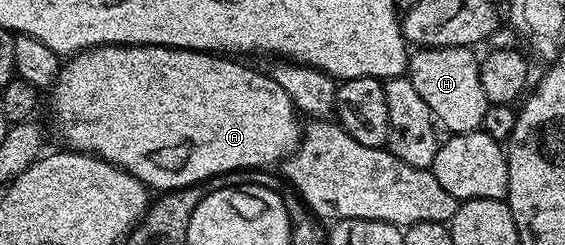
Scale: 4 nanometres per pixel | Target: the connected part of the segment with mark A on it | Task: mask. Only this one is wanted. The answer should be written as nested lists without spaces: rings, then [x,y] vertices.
[[[91,46],[88,50],[81,51],[80,54],[72,55],[62,65],[61,70],[57,73],[57,81],[53,83],[51,87],[51,93],[53,93],[53,118],[57,121],[57,130],[66,138],[68,149],[75,150],[83,154],[96,154],[98,158],[107,160],[111,164],[115,164],[120,170],[126,170],[128,174],[133,174],[140,182],[148,186],[150,191],[153,192],[166,192],[183,189],[185,187],[194,186],[199,182],[207,180],[209,177],[219,176],[221,173],[230,173],[233,170],[252,170],[254,168],[269,168],[274,164],[280,163],[282,160],[290,157],[297,149],[297,143],[301,141],[303,137],[303,126],[302,123],[297,123],[299,118],[298,111],[295,109],[292,100],[289,98],[287,92],[283,90],[268,73],[260,74],[257,70],[252,70],[249,66],[244,66],[241,61],[234,60],[229,56],[222,56],[216,52],[206,52],[204,50],[180,50],[174,46]]]

